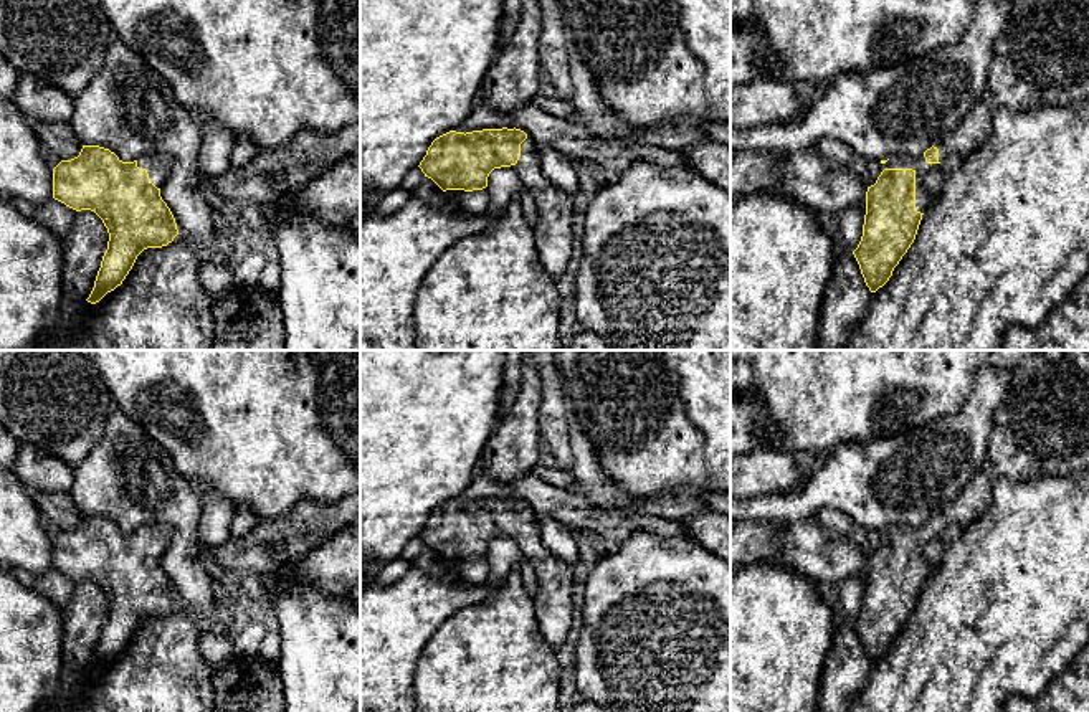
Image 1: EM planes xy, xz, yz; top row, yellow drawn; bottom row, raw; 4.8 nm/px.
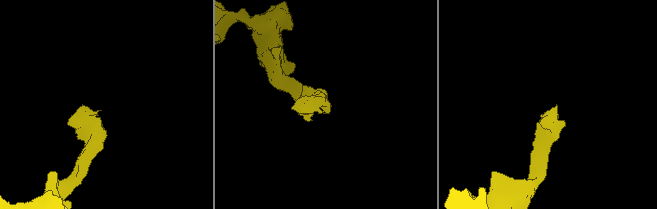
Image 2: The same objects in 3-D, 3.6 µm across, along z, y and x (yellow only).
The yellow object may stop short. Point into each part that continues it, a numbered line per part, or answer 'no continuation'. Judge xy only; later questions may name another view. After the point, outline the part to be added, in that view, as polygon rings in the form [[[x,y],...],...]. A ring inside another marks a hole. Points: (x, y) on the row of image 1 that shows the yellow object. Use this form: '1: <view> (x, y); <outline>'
1: xy (157, 166); [[[150,154],[137,159],[137,167],[145,169],[150,182],[160,188],[172,169],[172,157],[167,154]]]

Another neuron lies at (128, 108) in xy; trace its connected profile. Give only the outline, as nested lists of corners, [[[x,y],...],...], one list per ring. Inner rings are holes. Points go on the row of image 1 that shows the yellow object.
[[[116,36],[106,50],[101,69],[73,102],[68,124],[83,145],[109,149],[122,162],[150,154],[172,157],[170,175],[160,187],[160,197],[170,208],[178,233],[202,253],[202,286],[212,301],[221,299],[233,289],[235,276],[228,264],[212,261],[207,251],[216,231],[198,164],[198,117]]]

